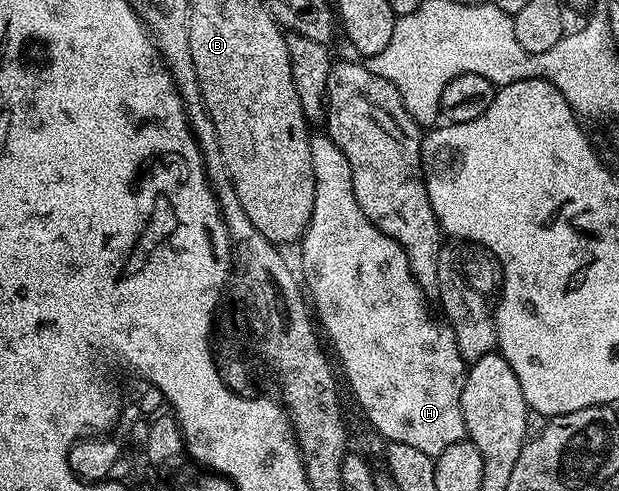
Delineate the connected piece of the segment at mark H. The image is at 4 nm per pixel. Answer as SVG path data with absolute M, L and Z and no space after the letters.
M313 134L311 140L316 178L314 213L298 248L302 283L314 304L315 318L326 339L328 334L334 355L336 350L337 357L344 362L348 387L365 417L372 422L369 423L371 430L388 443L414 445L414 449L422 449L427 455L440 455L442 449L465 438L460 398L466 364L458 353L454 333L443 318L428 315L429 296L418 285L402 245L382 233L382 229L375 227L366 213L362 213L355 200L346 153L342 153L340 146L327 134Z

